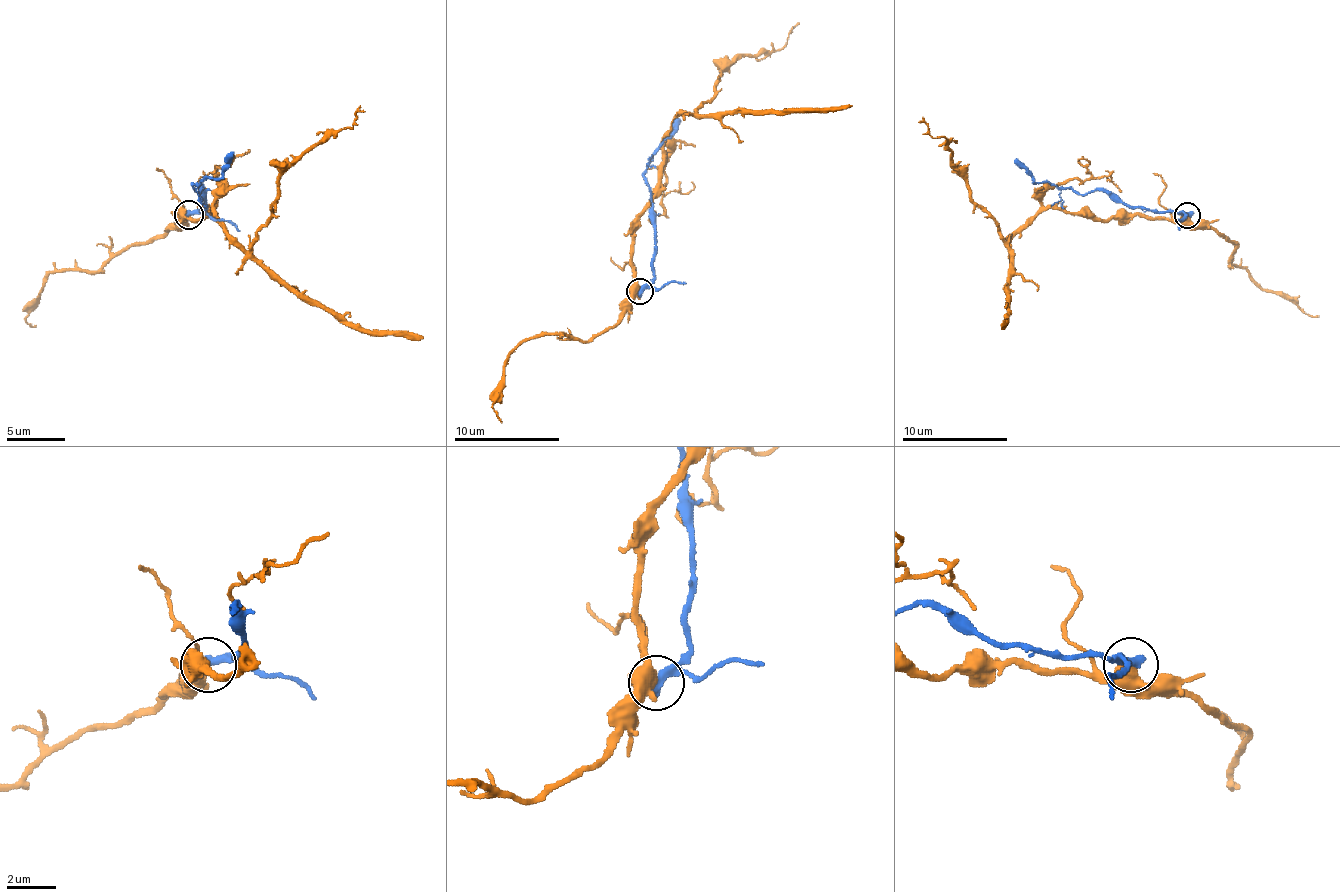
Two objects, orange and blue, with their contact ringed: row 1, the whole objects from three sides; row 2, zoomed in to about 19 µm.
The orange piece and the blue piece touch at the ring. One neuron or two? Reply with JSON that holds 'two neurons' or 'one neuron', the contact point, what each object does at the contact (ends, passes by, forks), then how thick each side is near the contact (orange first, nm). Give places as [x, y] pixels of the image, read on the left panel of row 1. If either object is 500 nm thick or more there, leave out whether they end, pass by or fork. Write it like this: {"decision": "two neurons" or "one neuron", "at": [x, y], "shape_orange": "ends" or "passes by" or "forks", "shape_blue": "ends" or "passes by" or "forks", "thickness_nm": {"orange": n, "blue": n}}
{"decision": "two neurons", "at": [188, 215], "shape_orange": "forks", "shape_blue": "ends", "thickness_nm": {"orange": 400, "blue": 400}}

